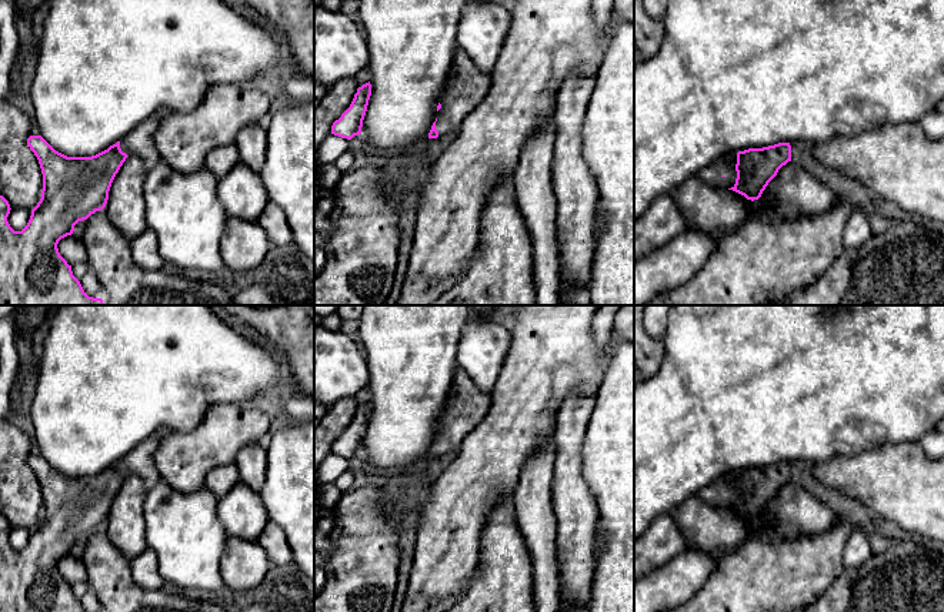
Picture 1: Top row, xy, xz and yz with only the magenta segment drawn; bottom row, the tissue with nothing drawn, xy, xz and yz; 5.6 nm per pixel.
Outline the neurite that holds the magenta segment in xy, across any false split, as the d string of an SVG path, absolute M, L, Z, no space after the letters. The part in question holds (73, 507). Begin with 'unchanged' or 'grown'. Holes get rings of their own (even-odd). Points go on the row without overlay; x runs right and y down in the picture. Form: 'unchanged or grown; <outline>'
grown; M150 435L120 461L91 476L67 476L41 455L27 458L43 494L41 518L31 529L27 545L14 551L7 541L10 524L0 515L0 612L84 612L71 585L60 575L57 563L73 554L79 541L106 526L111 502L129 475L140 476L149 486L161 479L154 464L161 435Z

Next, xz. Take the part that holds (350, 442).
unchanged; M370 401L357 408L350 427L331 445L331 454L351 459L361 454L363 439L371 415Z

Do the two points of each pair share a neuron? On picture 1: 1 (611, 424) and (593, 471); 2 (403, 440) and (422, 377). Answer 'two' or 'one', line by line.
1: one
2: one

